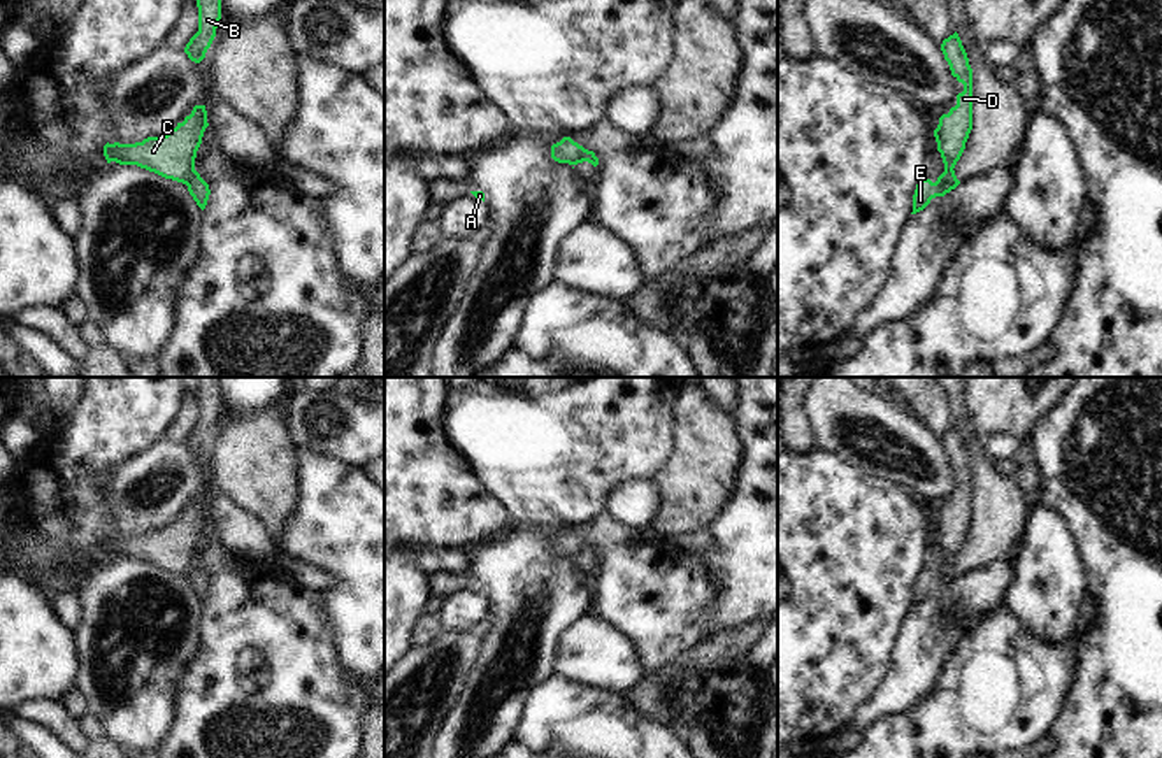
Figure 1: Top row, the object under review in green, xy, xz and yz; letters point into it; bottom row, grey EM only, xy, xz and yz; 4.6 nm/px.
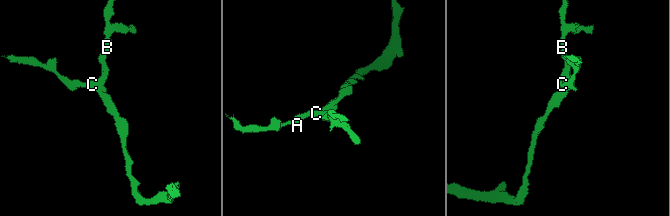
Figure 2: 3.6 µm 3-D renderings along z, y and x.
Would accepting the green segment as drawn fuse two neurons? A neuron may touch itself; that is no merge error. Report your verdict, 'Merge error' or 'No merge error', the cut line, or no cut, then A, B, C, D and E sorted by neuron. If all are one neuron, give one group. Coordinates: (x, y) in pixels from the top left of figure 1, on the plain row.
Merge error. Split along yz (952, 562), (938, 574). Groups: A B C D / E

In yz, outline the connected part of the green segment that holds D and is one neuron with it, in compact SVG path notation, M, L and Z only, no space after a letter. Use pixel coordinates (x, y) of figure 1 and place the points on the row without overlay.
M957 425L943 433L941 444L950 458L951 468L964 477L964 484L957 488L957 498L939 511L939 518L934 523L937 544L944 556L944 565L937 570L937 574L943 574L944 567L955 561L965 542L965 535L972 523L974 493L972 461Z

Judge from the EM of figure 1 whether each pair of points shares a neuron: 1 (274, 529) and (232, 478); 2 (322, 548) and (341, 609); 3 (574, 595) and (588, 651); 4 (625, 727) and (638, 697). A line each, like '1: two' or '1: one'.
1: one
2: one
3: two
4: two

